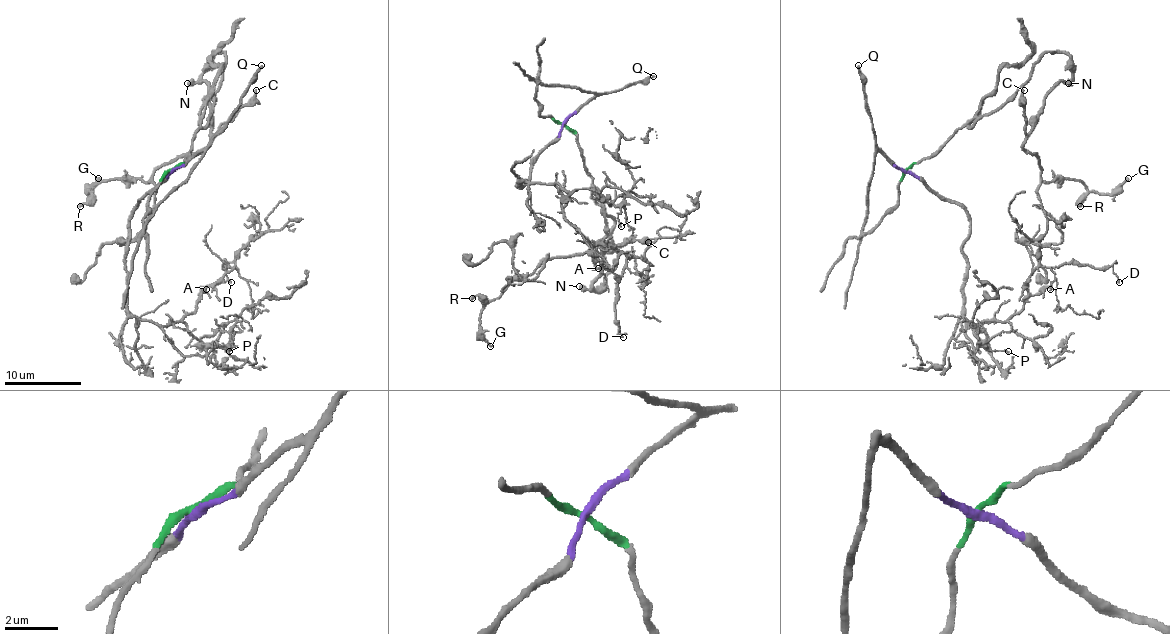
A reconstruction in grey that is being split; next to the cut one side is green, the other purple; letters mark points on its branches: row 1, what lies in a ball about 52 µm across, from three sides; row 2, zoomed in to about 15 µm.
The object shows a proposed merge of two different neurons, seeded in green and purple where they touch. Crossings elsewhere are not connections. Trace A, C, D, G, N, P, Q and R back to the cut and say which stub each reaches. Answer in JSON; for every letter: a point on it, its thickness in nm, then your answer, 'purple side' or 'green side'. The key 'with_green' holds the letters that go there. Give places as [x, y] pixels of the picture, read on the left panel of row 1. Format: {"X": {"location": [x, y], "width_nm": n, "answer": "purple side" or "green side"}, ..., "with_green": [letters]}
{"A": {"location": [206, 289], "width_nm": 190, "answer": "purple side"}, "C": {"location": [256, 90], "width_nm": 200, "answer": "green side"}, "D": {"location": [231, 282], "width_nm": 120, "answer": "purple side"}, "G": {"location": [98, 178], "width_nm": 240, "answer": "green side"}, "N": {"location": [187, 83], "width_nm": 500, "answer": "green side"}, "P": {"location": [229, 351], "width_nm": 110, "answer": "purple side"}, "Q": {"location": [261, 65], "width_nm": 200, "answer": "purple side"}, "R": {"location": [80, 206], "width_nm": 220, "answer": "green side"}, "with_green": ["C", "G", "N", "R"]}

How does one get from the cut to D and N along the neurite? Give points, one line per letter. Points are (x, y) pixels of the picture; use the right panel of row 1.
D: (905, 170), (966, 213), (968, 326), (1005, 322), (1022, 309), (1026, 280), (1039, 266), (1110, 266), (1118, 282)
N: (905, 170), (928, 159), (959, 128), (993, 113), (1043, 55), (1059, 51), (1070, 57), (1068, 84)

